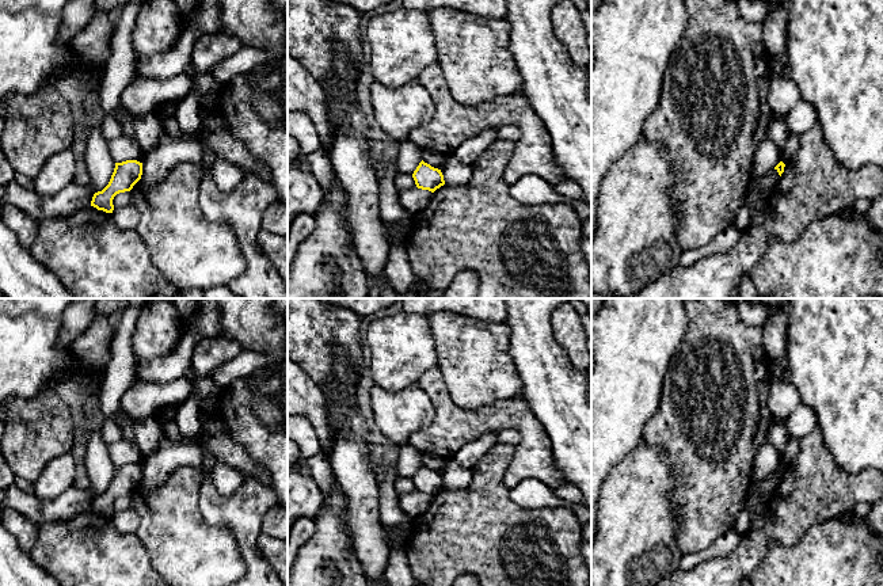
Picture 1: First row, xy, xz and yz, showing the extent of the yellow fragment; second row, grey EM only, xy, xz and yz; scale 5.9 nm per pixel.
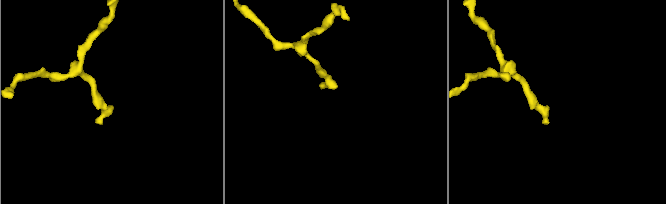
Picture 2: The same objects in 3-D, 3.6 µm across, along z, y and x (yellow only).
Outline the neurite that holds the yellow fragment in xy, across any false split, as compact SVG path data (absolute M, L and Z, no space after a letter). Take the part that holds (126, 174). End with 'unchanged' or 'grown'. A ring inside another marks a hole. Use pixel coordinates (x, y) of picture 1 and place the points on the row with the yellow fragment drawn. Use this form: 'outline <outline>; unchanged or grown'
outline M126 160L115 163L114 172L109 184L94 194L91 206L106 213L113 213L113 199L117 194L130 191L133 186L141 179L142 163L137 160Z; unchanged

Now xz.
outline M423 160L414 171L412 178L418 189L429 190L431 193L445 184L441 170L431 167Z; unchanged

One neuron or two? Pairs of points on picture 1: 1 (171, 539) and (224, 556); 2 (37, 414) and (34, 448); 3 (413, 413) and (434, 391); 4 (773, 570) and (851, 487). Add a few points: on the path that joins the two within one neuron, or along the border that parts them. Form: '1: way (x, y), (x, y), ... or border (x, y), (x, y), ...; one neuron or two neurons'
1: way (185, 550), (191, 556), (210, 556); one neuron
2: way (37, 422), (34, 440); one neuron
3: border (417, 383), (434, 410), (434, 418), (426, 427); two neurons
4: border (834, 518), (815, 524), (791, 545); two neurons

